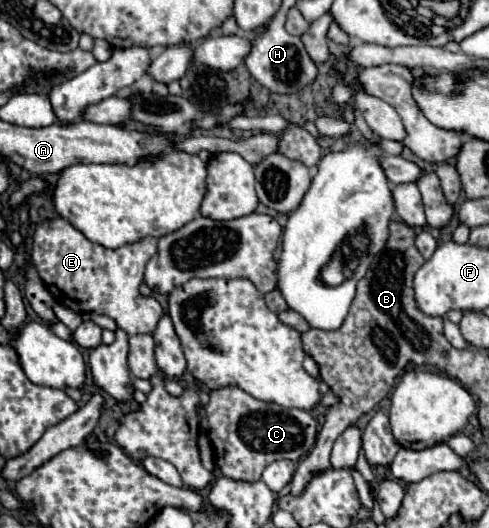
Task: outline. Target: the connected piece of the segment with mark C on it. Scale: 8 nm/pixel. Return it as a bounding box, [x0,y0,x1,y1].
[208,386,318,482]

